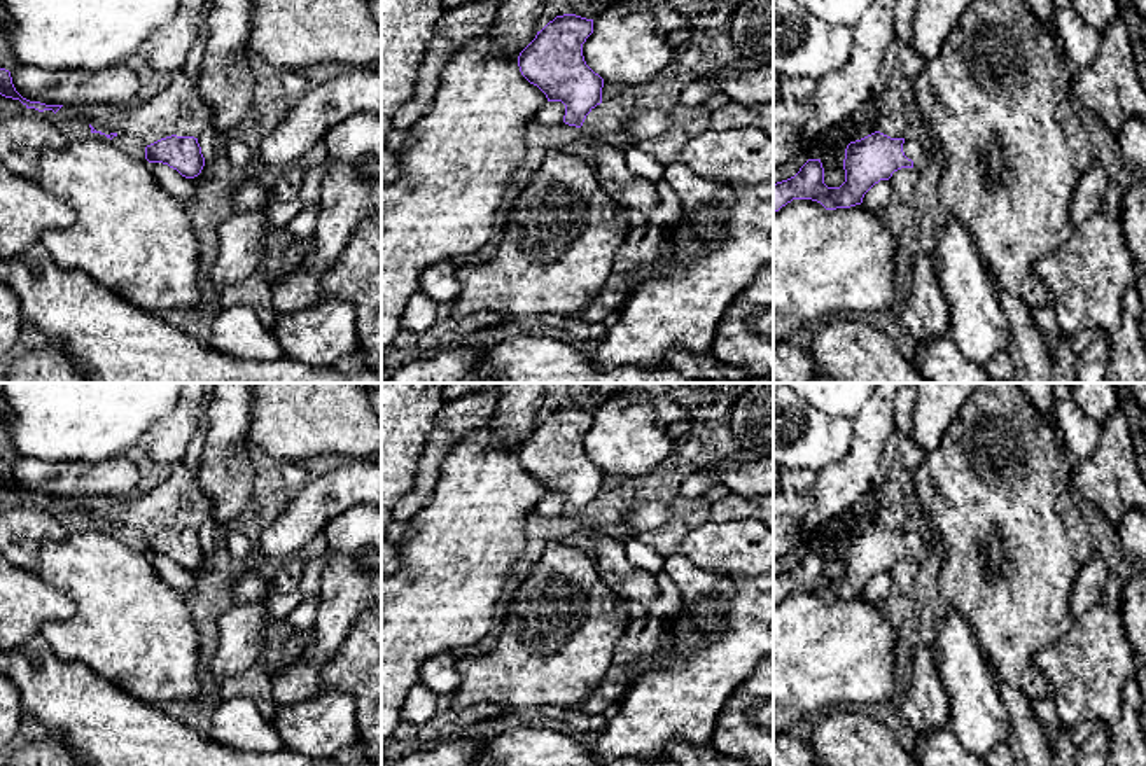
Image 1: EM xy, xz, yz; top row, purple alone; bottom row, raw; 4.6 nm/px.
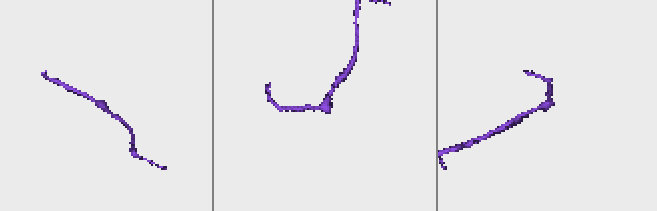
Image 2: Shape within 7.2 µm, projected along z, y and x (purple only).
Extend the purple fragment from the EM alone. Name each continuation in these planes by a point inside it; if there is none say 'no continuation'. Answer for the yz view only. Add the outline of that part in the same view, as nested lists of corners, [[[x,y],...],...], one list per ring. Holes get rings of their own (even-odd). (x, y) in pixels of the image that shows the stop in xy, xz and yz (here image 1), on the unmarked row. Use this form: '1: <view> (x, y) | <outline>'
1: yz (915, 543) | [[[905,532],[903,544],[913,553],[913,560],[919,563],[936,551],[934,542],[927,542],[920,533]]]

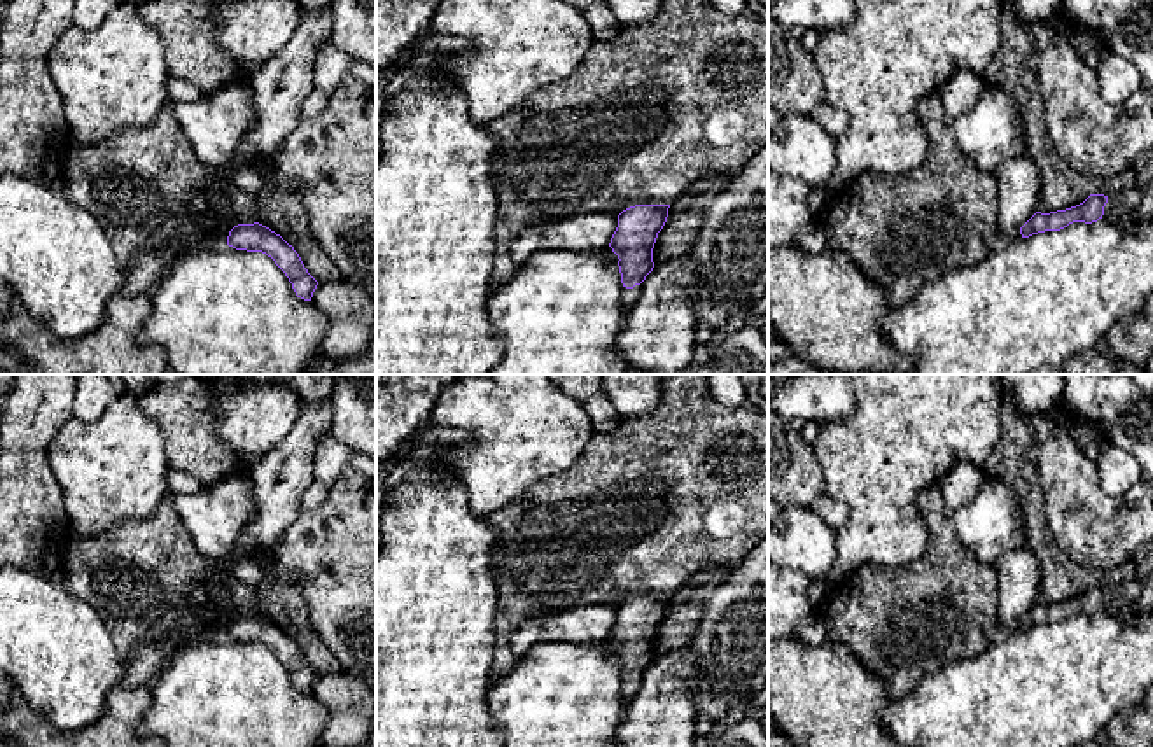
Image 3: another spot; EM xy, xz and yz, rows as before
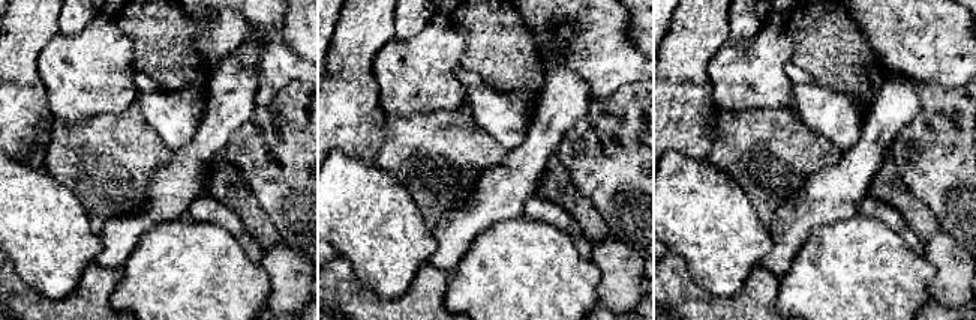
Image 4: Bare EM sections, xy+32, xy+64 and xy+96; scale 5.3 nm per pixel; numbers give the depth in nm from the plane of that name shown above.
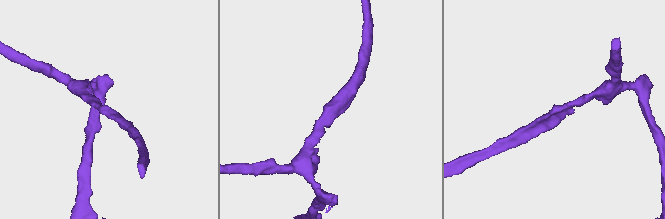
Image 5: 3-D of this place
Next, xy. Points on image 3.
no continuation

